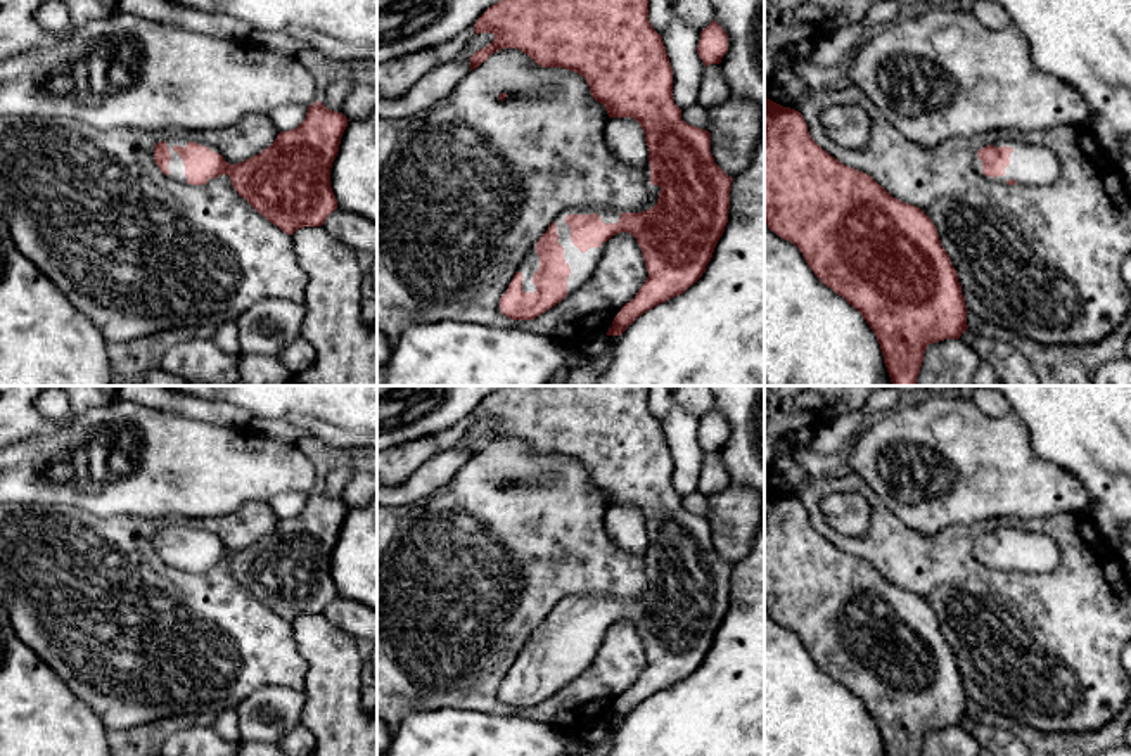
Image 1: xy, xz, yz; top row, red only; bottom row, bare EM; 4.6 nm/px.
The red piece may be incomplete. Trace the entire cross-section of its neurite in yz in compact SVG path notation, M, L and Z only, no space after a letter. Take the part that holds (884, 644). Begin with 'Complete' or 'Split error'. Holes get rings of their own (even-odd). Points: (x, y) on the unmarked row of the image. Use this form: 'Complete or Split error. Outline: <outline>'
Complete. Outline: M764 484L764 611L802 640L815 663L856 695L880 732L887 756L920 756L929 732L960 727L968 716L958 661L932 607L892 585L870 562L849 555L809 522L802 502Z

